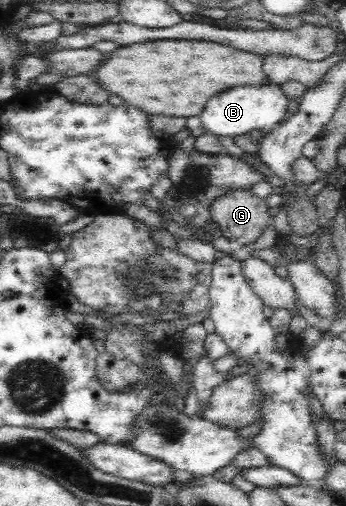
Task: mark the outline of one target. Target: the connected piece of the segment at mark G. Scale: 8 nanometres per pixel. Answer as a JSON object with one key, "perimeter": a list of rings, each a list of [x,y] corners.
{"perimeter":[[[247,189],[228,191],[216,197],[210,205],[211,224],[222,232],[230,242],[240,241],[246,245],[254,242],[271,222],[271,213],[264,199],[259,199]]]}

